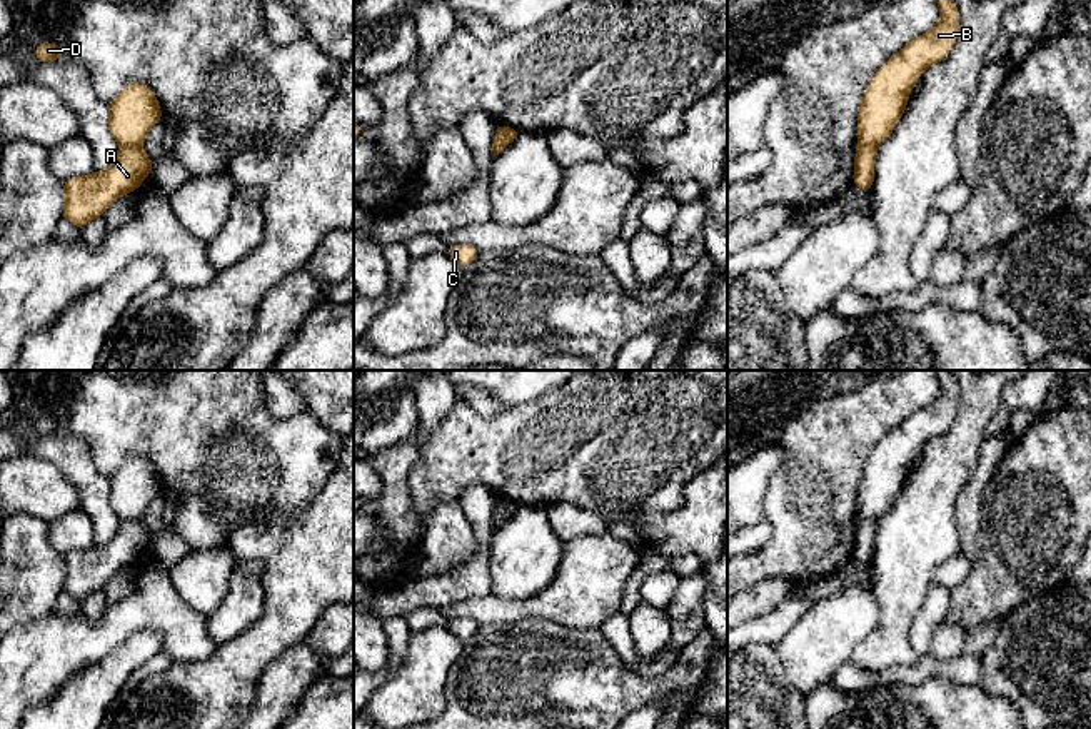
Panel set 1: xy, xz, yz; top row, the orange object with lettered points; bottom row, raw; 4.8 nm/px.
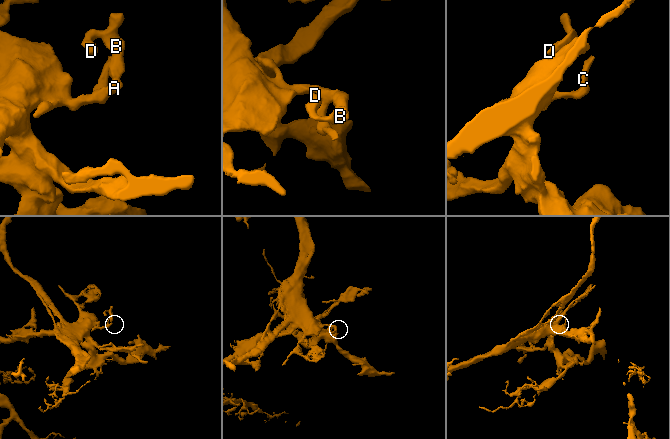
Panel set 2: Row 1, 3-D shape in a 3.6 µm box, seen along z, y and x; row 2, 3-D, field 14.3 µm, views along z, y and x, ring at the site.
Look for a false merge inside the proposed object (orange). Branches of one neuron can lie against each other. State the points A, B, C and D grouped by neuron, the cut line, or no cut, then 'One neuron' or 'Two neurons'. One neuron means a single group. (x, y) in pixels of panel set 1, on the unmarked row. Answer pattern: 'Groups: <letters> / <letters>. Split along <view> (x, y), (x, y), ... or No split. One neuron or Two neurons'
Groups: A C / B D. Split along xy (140, 517), (120, 521). Two neurons

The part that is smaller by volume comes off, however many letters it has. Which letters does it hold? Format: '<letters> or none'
B, D

